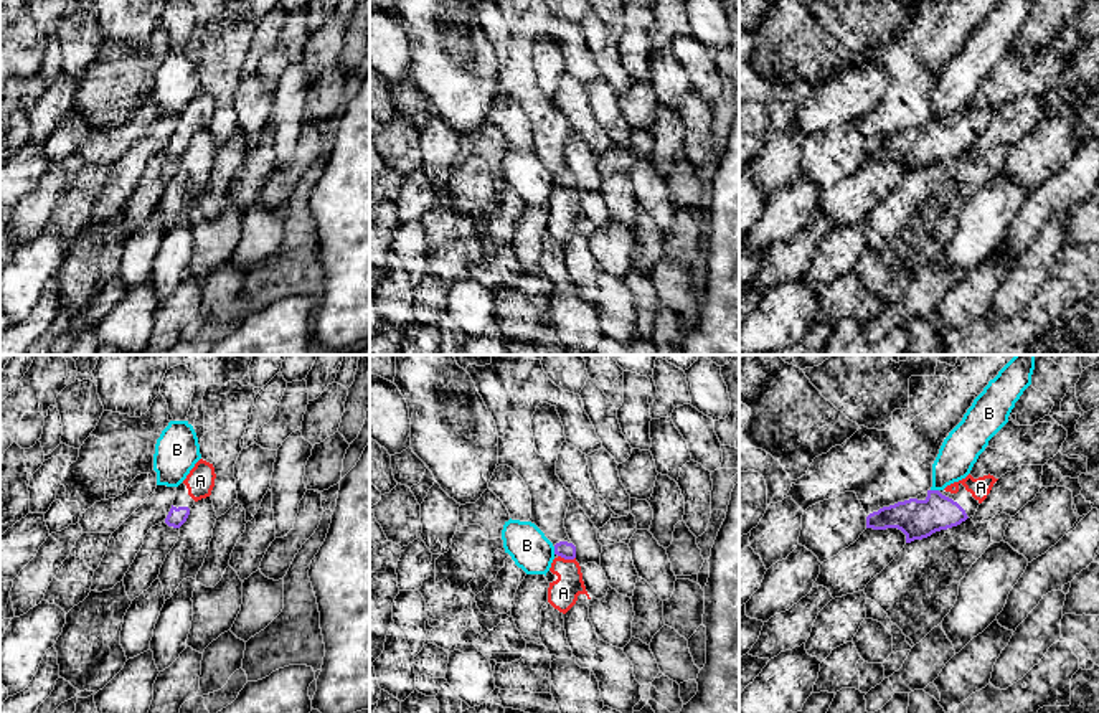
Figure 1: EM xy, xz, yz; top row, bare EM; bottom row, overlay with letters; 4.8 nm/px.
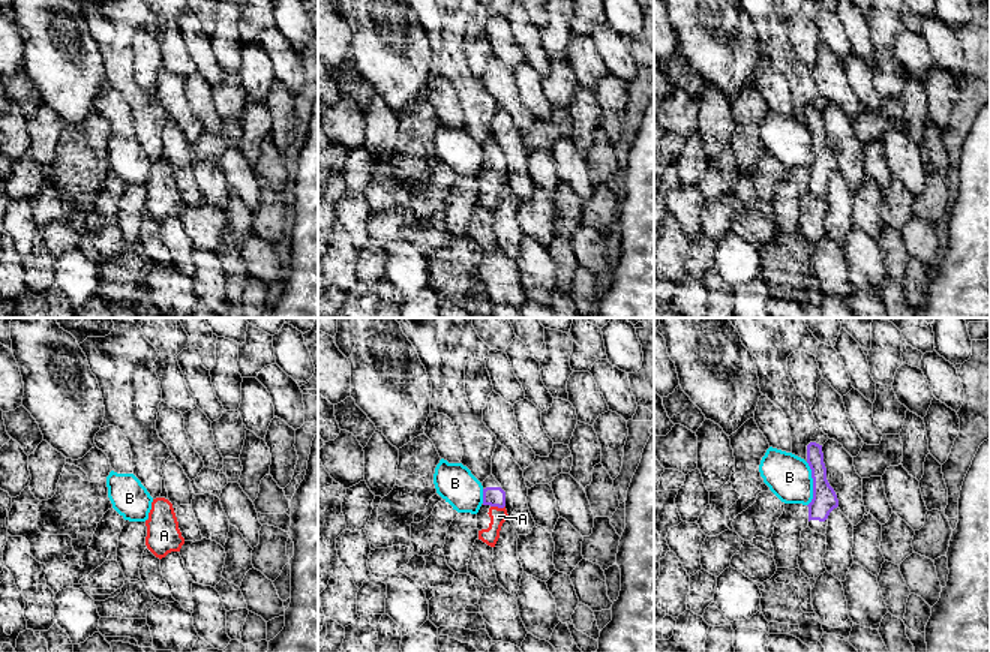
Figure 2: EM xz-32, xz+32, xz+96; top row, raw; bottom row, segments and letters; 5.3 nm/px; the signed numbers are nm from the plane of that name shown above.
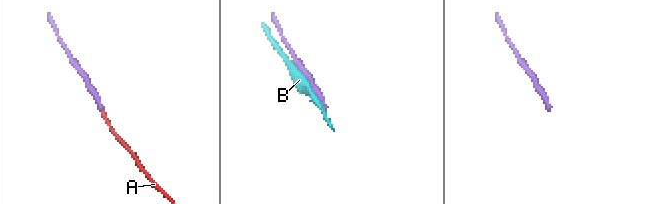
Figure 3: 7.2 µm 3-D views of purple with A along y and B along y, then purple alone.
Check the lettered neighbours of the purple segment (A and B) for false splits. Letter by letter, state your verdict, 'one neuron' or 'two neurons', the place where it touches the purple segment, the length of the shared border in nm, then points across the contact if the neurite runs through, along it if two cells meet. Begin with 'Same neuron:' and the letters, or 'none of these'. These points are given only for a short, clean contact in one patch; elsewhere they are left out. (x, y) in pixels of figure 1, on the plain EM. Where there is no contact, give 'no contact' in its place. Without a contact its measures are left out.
Same neuron: A
A: one neuron; meets purple in xz at (566, 188); contact 90 nm long; runs through xz (566, 180), (566, 188), (566, 218), (563, 223)
B: two neurons; meets purple in xz at (555, 180); contact 40 nm long

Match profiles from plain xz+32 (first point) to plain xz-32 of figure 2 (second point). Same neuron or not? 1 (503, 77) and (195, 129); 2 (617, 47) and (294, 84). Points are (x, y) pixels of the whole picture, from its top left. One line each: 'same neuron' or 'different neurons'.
1: same neuron
2: same neuron

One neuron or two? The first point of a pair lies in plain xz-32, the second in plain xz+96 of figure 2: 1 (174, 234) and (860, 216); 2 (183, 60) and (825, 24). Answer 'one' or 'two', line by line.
1: two
2: one

